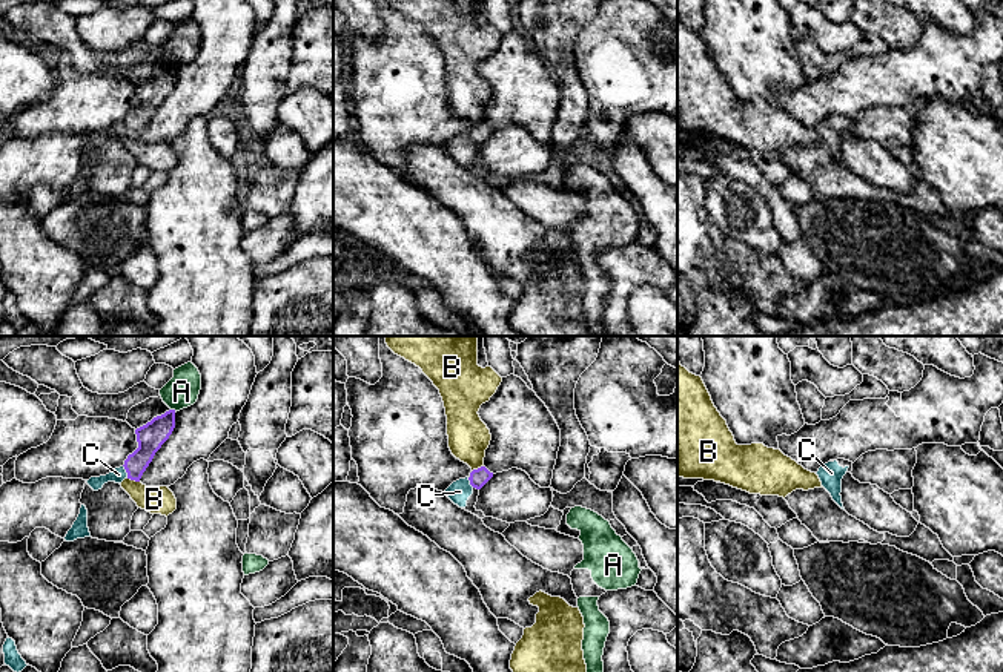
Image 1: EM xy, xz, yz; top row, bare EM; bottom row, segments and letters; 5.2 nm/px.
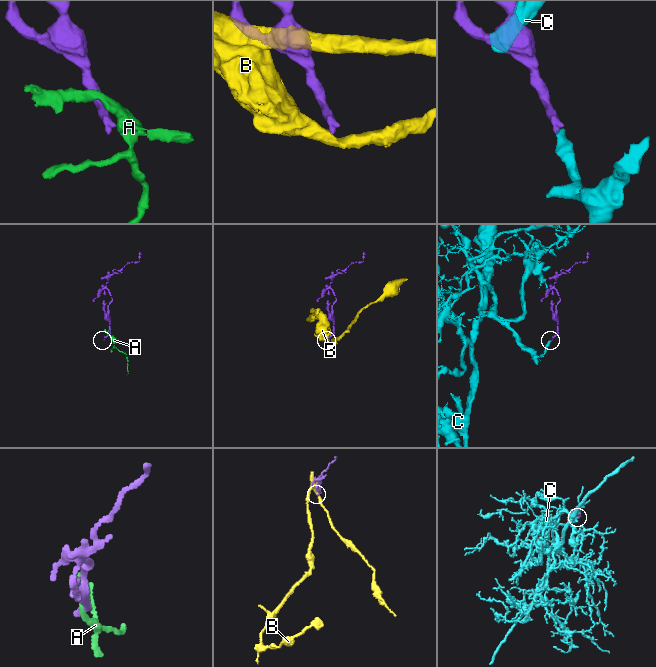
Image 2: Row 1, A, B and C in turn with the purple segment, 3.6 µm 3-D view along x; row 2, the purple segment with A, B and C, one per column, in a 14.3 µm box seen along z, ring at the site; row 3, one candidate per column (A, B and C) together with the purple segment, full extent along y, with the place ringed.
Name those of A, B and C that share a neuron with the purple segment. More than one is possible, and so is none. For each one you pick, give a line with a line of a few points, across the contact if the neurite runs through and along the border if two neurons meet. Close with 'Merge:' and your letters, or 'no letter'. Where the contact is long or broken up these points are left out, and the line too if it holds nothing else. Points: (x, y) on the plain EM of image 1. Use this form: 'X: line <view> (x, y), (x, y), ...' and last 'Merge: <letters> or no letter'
C: line xy (151, 92), (146, 108), (126, 128), (119, 131)
Merge: C

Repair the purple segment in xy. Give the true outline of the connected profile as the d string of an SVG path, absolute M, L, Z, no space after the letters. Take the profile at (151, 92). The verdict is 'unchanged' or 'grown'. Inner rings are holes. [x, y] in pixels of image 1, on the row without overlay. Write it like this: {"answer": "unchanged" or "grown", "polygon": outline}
{"answer": "grown", "polygon": "M169 66L161 72L154 74L146 81L135 86L138 104L127 112L124 121L115 124L106 132L91 133L88 141L98 147L108 138L121 140L124 135L140 138L143 129L152 118L155 109L169 95L175 84L175 66Z"}

